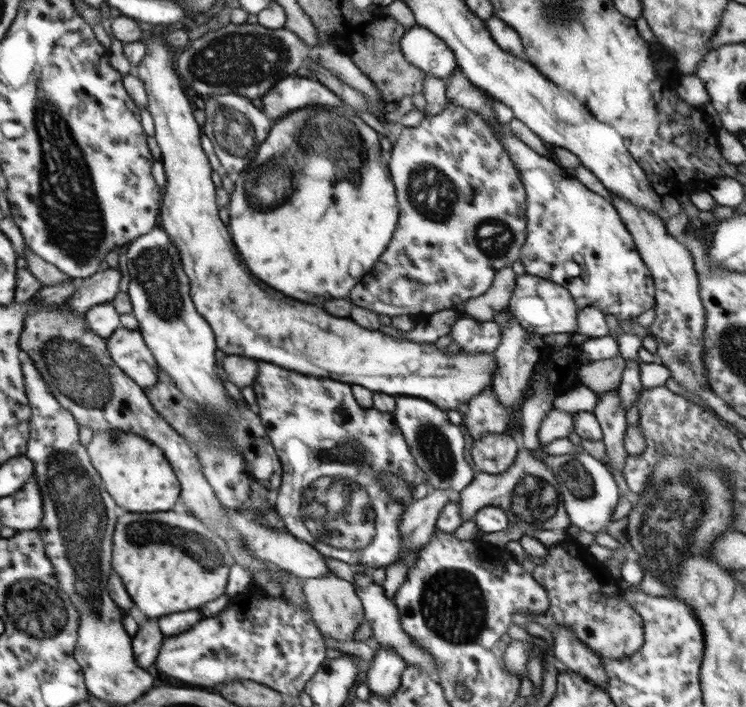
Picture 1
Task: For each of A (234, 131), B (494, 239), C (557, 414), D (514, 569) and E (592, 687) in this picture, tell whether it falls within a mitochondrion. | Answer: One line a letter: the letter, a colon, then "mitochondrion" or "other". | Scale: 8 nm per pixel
A: mitochondrion
B: mitochondrion
C: other
D: other
E: other

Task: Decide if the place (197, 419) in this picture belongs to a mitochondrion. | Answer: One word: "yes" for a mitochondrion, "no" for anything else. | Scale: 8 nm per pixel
yes

